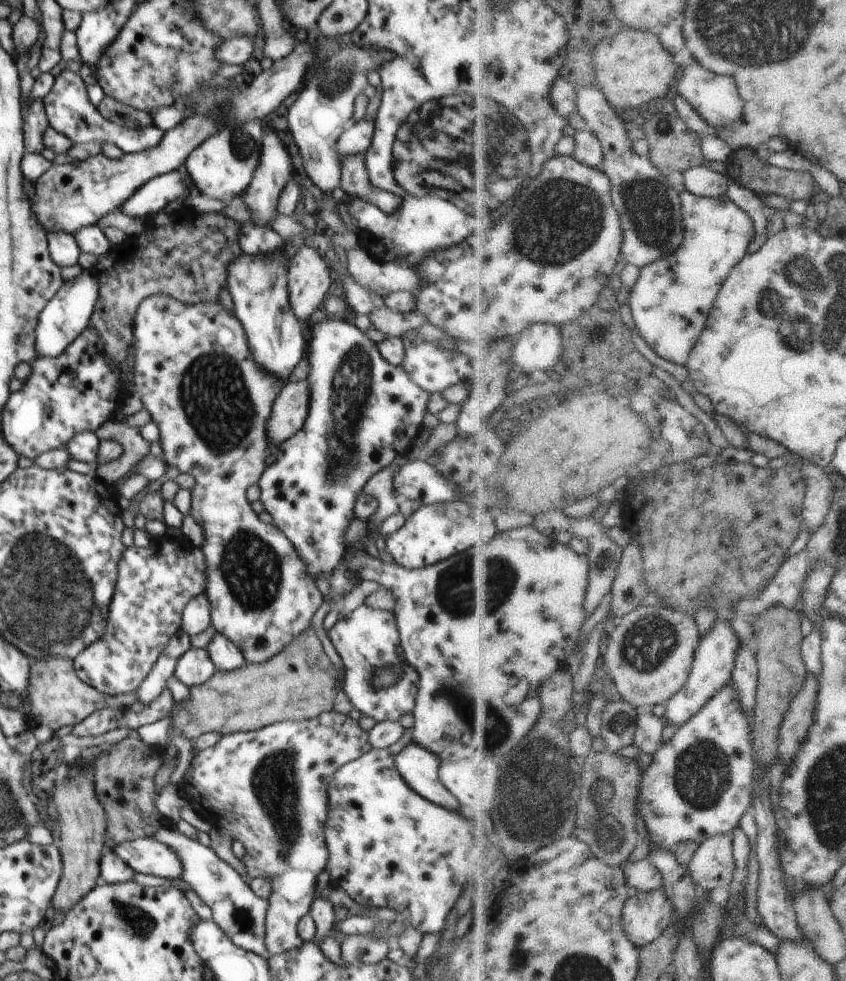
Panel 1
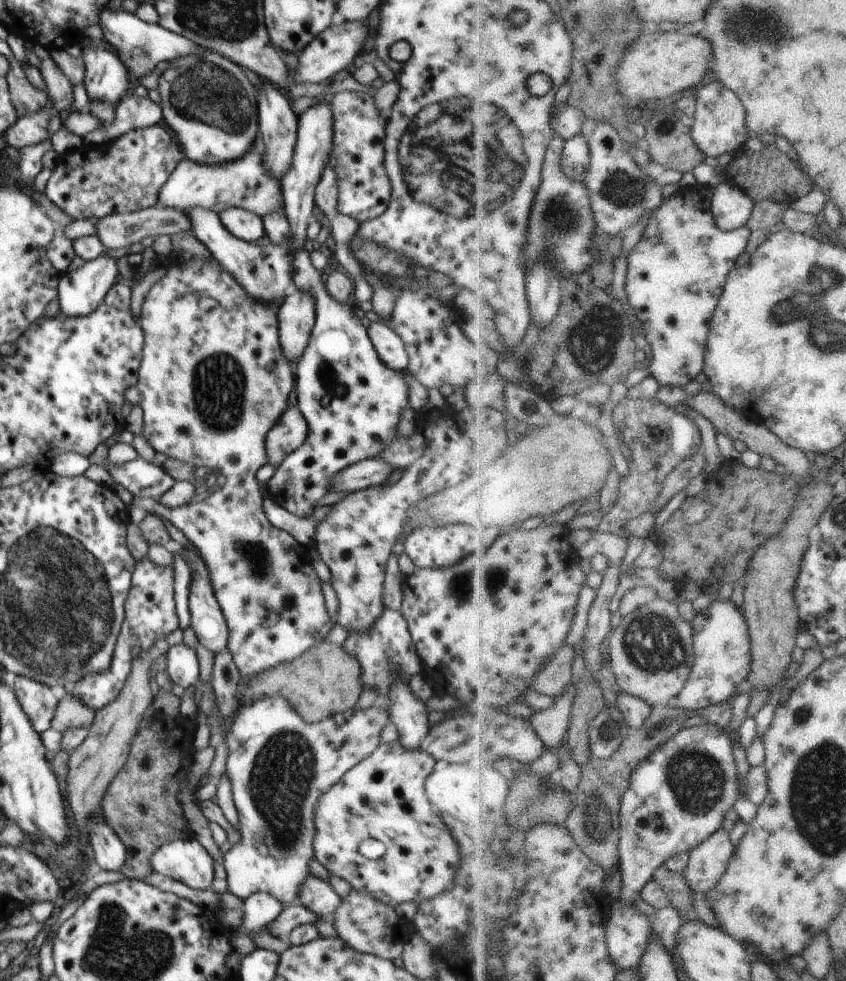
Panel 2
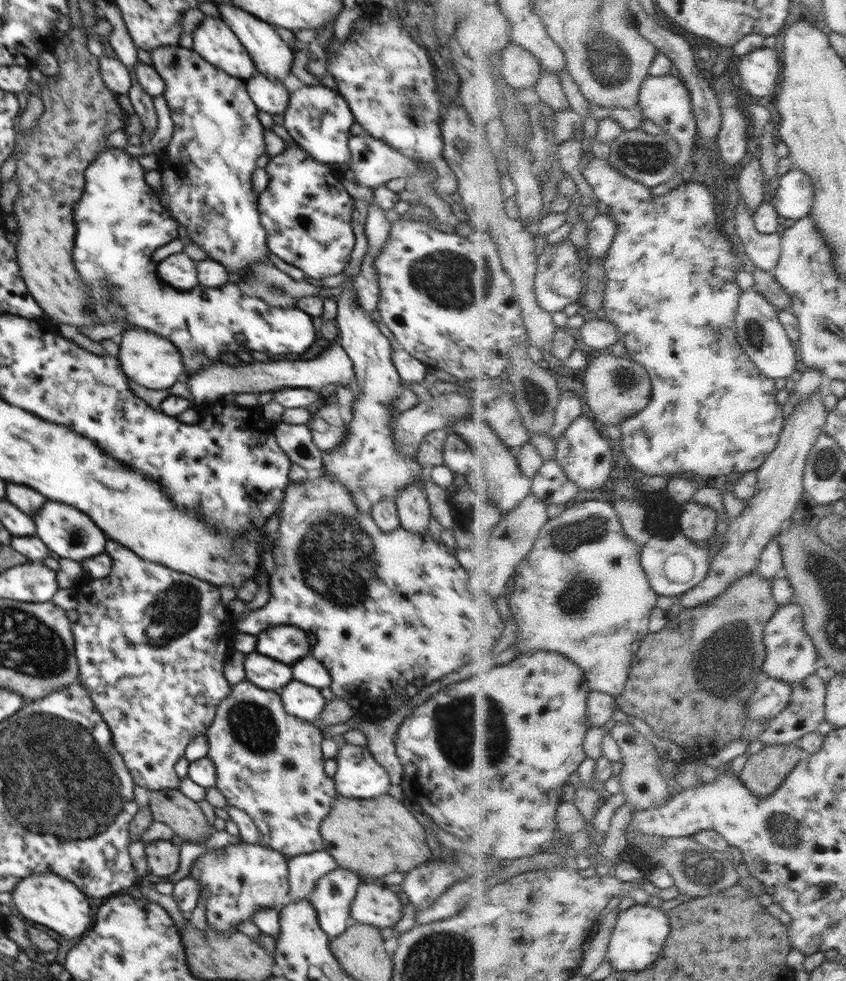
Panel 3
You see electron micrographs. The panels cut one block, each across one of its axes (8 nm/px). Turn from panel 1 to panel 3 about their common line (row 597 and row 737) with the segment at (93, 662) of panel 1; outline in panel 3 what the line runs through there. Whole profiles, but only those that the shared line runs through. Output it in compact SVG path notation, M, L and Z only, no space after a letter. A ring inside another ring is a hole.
M108 540L105 552L112 558L112 571L108 576L102 578L87 578L78 583L78 592L76 592L76 610L78 611L78 620L72 624L71 629L75 640L75 655L79 664L79 682L88 691L90 699L94 701L96 709L102 713L104 721L108 723L108 728L112 733L112 742L117 752L122 756L125 766L128 767L129 774L134 778L135 785L148 789L148 792L160 791L163 789L178 789L180 778L176 775L174 768L176 764L185 757L185 750L190 745L190 740L196 734L206 732L206 729L214 716L216 716L217 706L230 694L230 683L224 677L223 668L225 660L230 655L235 639L230 613L226 606L220 602L219 587L204 582L190 574L176 572L168 566L160 566L156 562L146 562L140 560L134 552L128 548L122 548L120 544L114 544L114 541Z

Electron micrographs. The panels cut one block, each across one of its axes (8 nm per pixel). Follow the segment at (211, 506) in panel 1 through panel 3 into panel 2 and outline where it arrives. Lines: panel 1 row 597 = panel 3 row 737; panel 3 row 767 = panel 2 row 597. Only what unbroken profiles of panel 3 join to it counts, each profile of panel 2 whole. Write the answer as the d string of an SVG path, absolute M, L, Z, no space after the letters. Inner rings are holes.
M189 256L187 262L172 264L164 278L158 280L148 295L146 301L142 304L142 310L139 318L140 327L144 332L144 346L142 352L142 362L138 370L137 389L142 395L139 405L143 411L144 428L142 436L152 446L156 453L165 454L169 458L184 460L188 464L194 464L196 467L207 466L213 472L217 471L224 475L224 486L221 490L212 488L210 496L200 502L184 504L179 508L166 508L158 500L152 498L134 498L133 505L140 506L150 515L164 516L170 520L178 530L180 530L188 541L200 552L206 570L210 574L210 584L214 590L214 596L218 600L218 605L224 614L226 620L229 638L227 650L233 659L234 665L238 668L242 677L256 675L268 669L272 669L284 662L291 662L304 652L312 649L315 645L324 642L329 635L335 623L332 621L326 609L324 594L322 594L321 580L318 578L313 565L308 546L300 544L294 540L288 532L280 530L273 526L266 518L263 509L265 501L260 494L260 482L256 478L257 471L268 463L267 449L265 446L266 436L274 424L280 420L280 416L286 412L288 406L288 396L295 385L295 376L292 372L292 364L284 358L281 344L279 342L278 331L278 311L284 304L285 298L278 298L274 304L260 304L252 296L246 294L246 290L234 280L232 274L222 270L222 266L212 257L201 259L197 256Z

